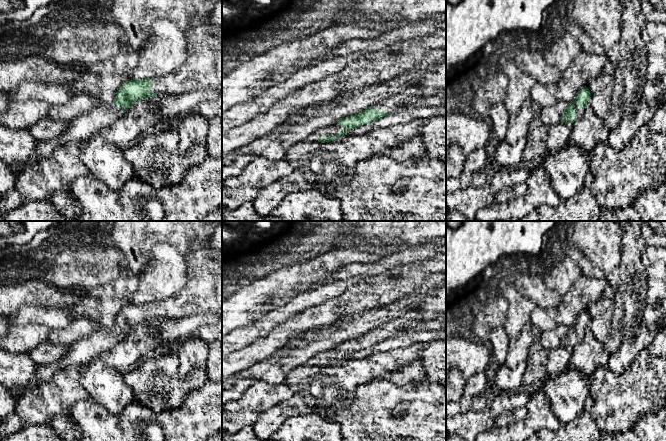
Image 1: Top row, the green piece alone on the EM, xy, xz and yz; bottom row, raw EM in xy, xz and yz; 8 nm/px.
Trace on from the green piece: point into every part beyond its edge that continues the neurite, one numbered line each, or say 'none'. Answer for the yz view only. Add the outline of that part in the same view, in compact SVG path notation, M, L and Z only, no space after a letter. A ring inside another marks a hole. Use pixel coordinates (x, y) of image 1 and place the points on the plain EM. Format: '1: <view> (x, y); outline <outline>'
1: yz (579, 335); outline M574 327L574 333L575 333L575 335L576 335L576 343L575 343L575 346L576 346L577 344L579 344L579 343L583 340L583 338L584 338L584 333L580 332L580 331L577 330L575 327ZM574 346L574 347L575 347L575 346Z

